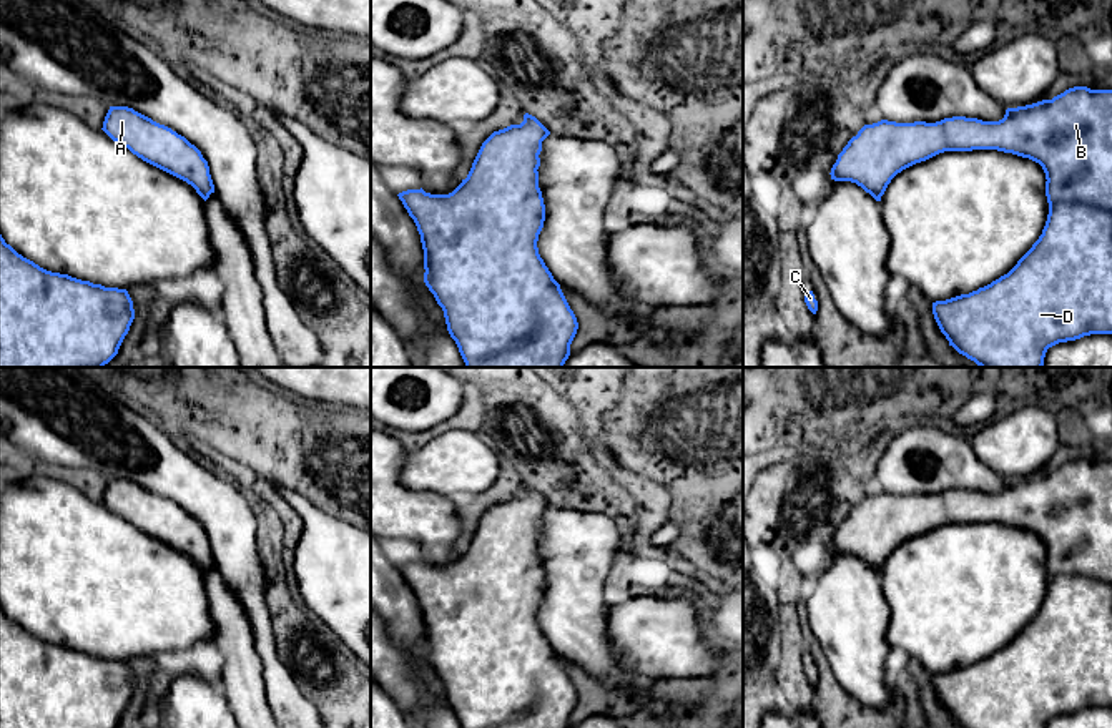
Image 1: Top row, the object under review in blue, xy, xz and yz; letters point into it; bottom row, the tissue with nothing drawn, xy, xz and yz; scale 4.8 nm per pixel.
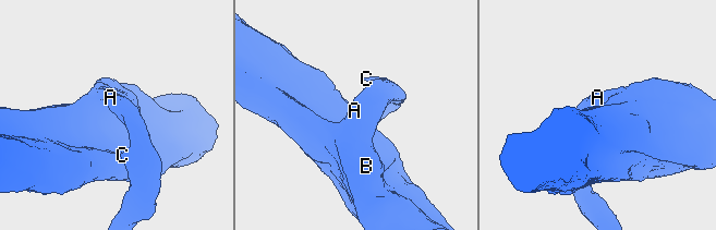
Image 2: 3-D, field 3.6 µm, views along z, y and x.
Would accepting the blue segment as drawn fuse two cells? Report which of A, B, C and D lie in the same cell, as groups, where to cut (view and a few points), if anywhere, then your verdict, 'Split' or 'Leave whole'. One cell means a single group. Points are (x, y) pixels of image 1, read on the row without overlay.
Groups: A B C D. No split. Leave whole

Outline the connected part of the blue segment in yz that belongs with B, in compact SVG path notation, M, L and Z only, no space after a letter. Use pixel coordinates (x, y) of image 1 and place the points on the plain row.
M1074 459L1052 472L1042 472L1032 477L1007 480L1006 487L999 494L982 494L977 490L952 489L936 495L914 494L896 495L881 492L873 497L864 497L856 509L853 509L843 524L838 527L836 535L831 540L831 552L851 553L869 565L876 573L881 573L891 552L903 542L926 534L944 524L972 524L972 522L997 522L1012 525L1022 530L1029 530L1039 535L1046 545L1046 568L1049 575L1049 587L1042 607L1032 617L1032 620L1017 633L1017 637L999 652L979 660L969 667L961 667L946 673L932 675L932 686L941 705L959 726L962 728L1046 728L1047 721L1067 713L1075 713L1090 706L1112 706L1112 462L1090 462L1087 459Z

